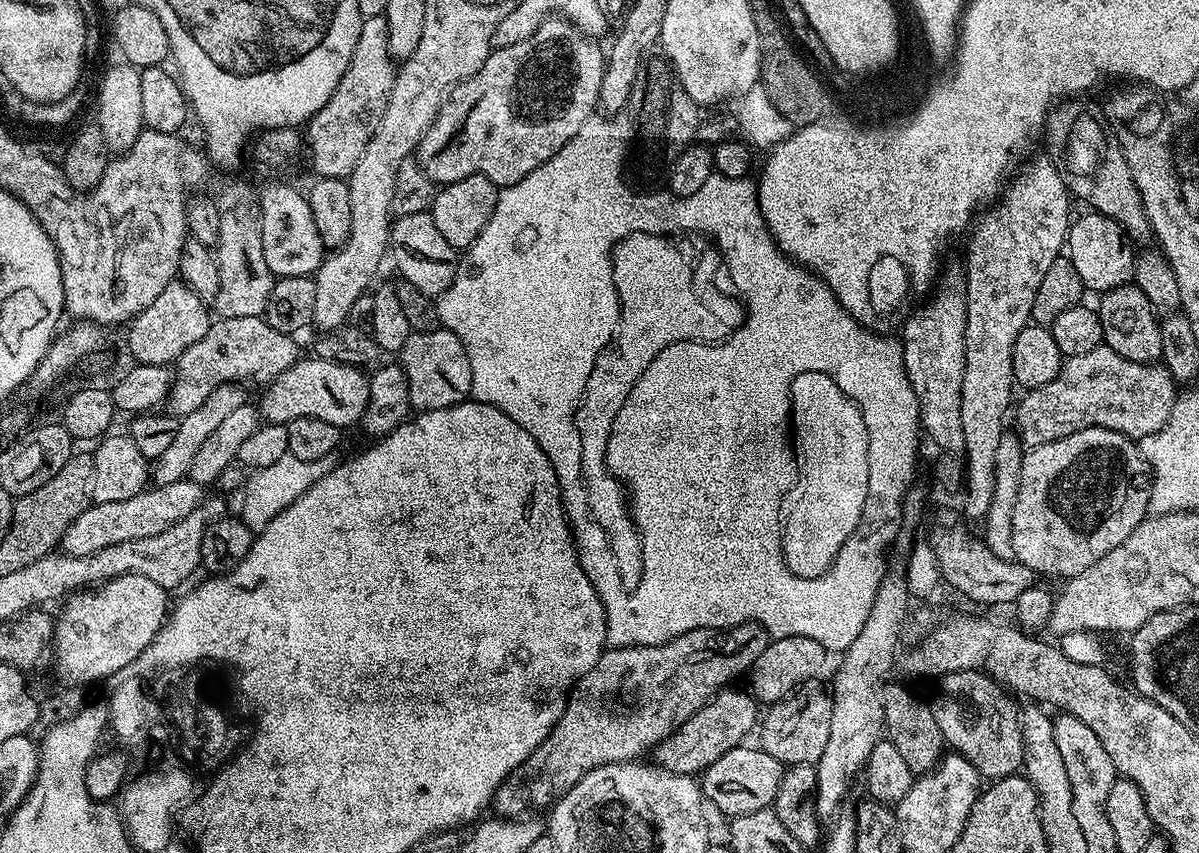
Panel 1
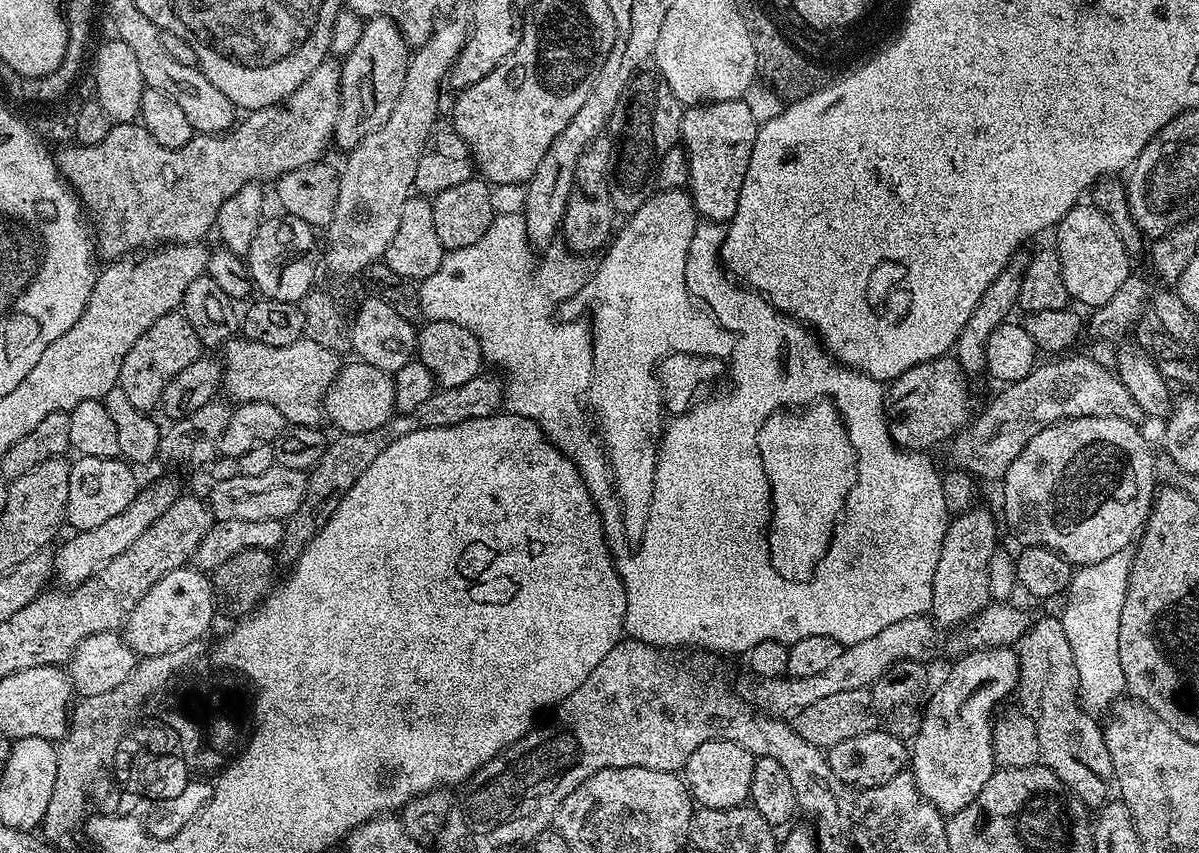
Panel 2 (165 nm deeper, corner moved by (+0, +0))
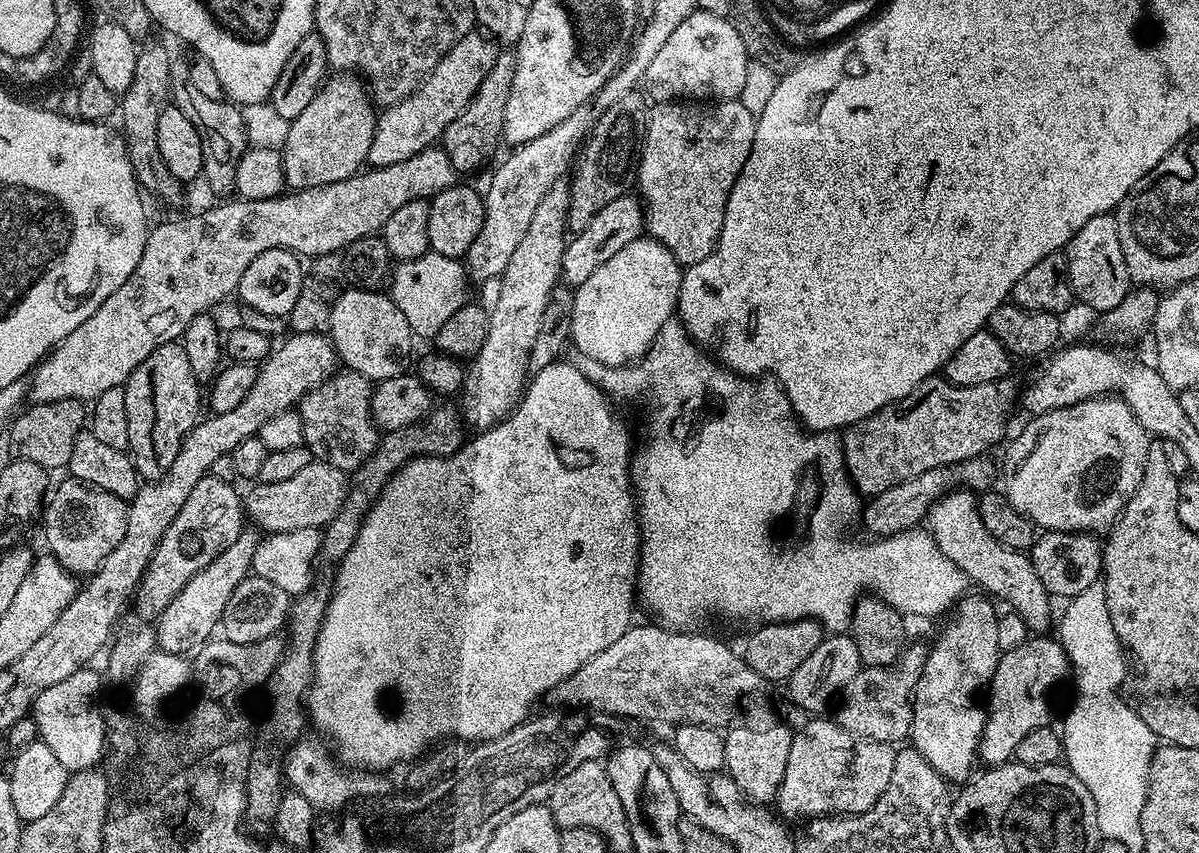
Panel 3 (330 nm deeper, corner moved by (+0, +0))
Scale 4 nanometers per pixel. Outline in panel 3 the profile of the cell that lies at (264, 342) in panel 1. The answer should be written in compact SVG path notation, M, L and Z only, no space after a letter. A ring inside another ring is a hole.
M336 370L300 399L298 411L302 418L303 445L319 463L352 474L372 456L378 443L378 429L372 422L373 387L373 381L365 376Z

